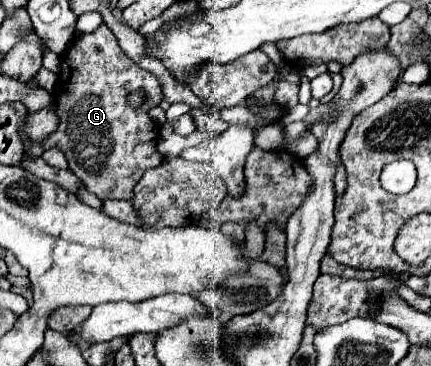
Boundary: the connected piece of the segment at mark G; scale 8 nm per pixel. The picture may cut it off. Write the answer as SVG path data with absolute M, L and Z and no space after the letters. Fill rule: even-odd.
M104 24L92 34L76 36L62 58L58 86L52 94L60 126L44 146L62 148L70 170L100 200L132 200L132 190L142 174L162 164L162 156L156 150L160 124L148 116L150 108L164 98L156 80L154 74L140 70L120 50L112 30ZM138 88L148 94L146 106L140 110L130 108L126 102L126 96Z

